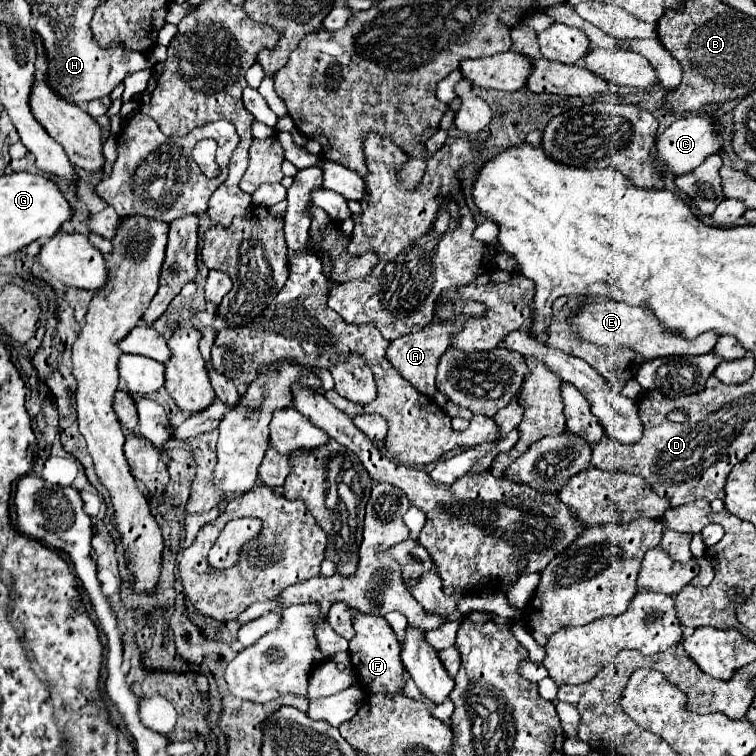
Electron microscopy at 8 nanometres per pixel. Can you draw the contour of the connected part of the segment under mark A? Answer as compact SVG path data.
M451 286L447 290L443 290L435 302L435 312L439 310L441 304L453 304L455 308L455 314L449 318L449 320L441 320L435 318L417 334L407 334L407 336L401 336L397 340L393 340L387 348L387 358L391 360L391 364L395 364L395 368L411 382L411 386L415 390L419 390L421 394L425 394L427 398L433 398L435 396L435 372L437 372L437 360L439 356L451 346L451 340L463 330L465 322L469 318L483 318L485 312L487 312L487 306L481 304L481 302L475 302L475 300L463 300L463 296L457 294L457 286Z

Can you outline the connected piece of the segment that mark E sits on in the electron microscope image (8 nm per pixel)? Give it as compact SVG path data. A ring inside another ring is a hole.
M601 300L601 302L587 302L579 314L571 316L571 326L585 338L593 340L595 344L617 344L617 346L629 346L637 354L641 354L643 360L651 358L663 358L663 356L687 356L687 354L711 354L719 334L717 332L705 332L697 336L695 340L683 338L679 332L671 332L659 320L655 314L645 306L629 306L615 300Z

